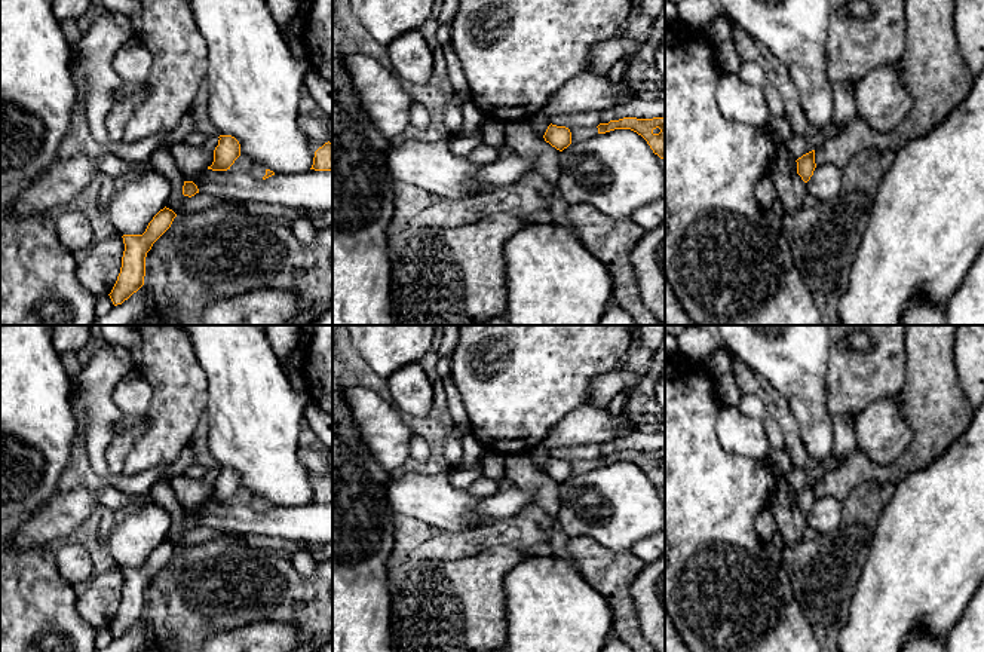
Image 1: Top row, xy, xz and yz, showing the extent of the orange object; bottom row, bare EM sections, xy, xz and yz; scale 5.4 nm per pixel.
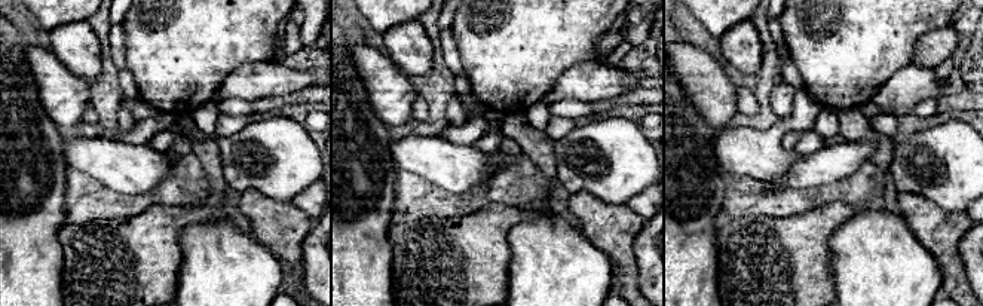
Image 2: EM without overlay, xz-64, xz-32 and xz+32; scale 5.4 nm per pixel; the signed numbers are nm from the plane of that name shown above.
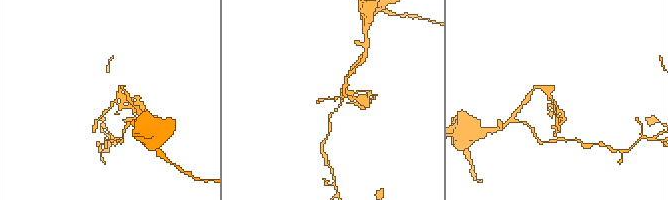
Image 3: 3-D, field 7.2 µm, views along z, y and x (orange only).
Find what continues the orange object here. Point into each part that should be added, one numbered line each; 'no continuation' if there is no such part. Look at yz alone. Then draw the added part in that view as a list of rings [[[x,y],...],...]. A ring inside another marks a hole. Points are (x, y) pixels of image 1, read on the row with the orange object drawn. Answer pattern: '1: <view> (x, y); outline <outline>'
no continuation

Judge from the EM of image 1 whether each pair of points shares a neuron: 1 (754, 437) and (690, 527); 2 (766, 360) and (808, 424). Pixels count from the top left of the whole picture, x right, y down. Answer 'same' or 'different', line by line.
1: different
2: same

